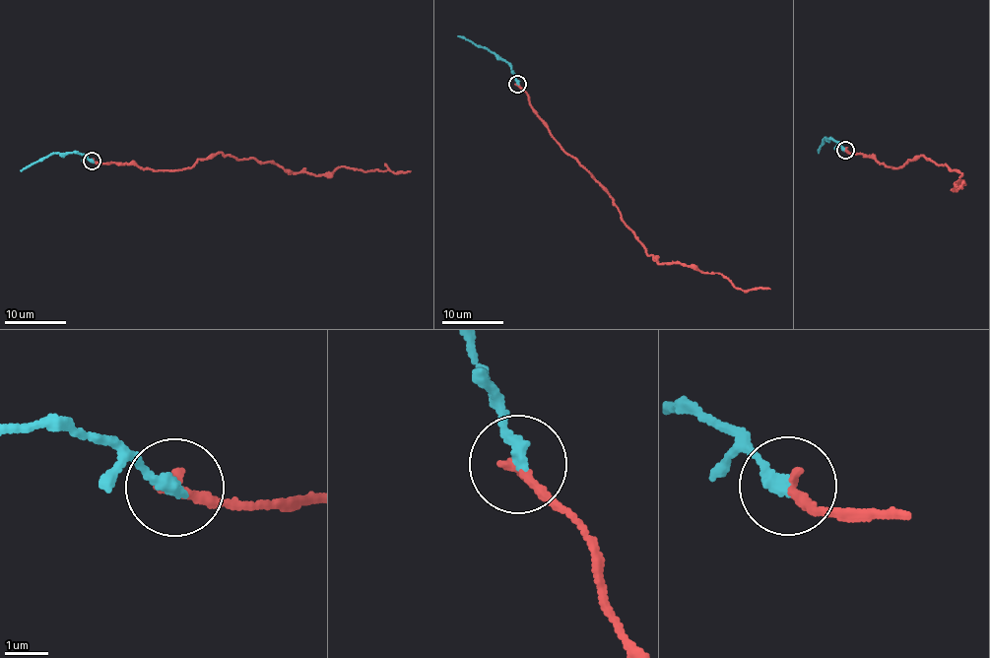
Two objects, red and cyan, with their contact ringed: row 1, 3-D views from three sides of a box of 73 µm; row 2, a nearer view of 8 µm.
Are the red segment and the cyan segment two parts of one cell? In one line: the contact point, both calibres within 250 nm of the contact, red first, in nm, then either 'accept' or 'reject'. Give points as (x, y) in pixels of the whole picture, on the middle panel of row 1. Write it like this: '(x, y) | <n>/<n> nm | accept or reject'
(517, 84) | 240/320 nm | accept

